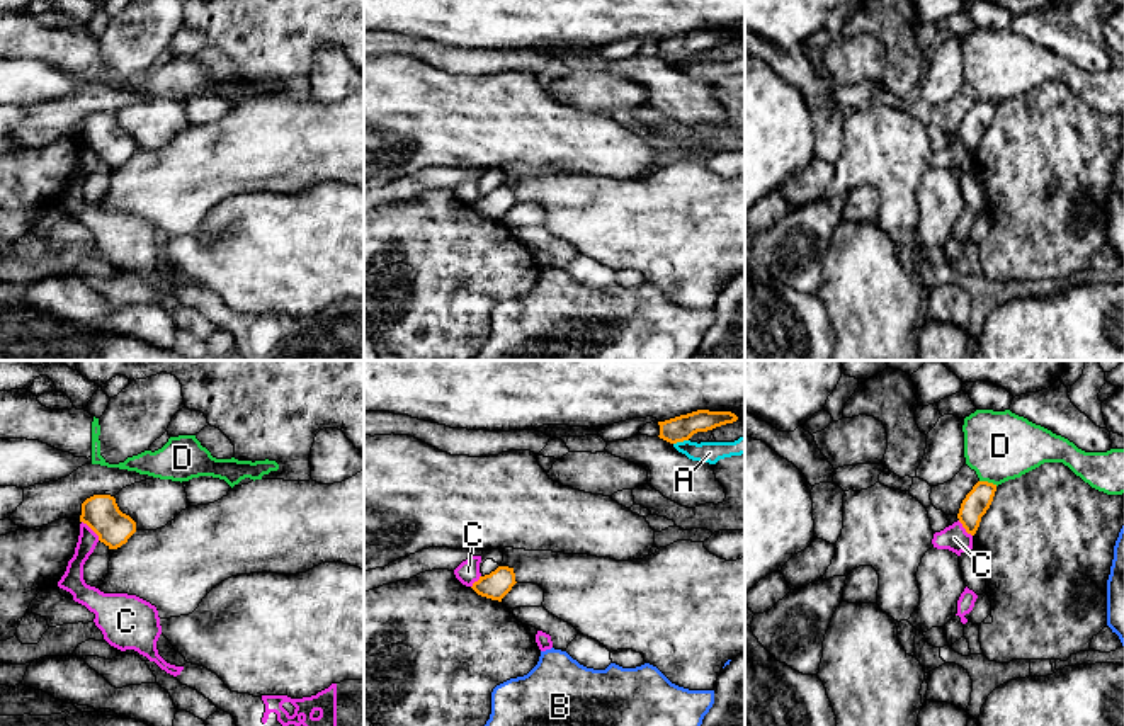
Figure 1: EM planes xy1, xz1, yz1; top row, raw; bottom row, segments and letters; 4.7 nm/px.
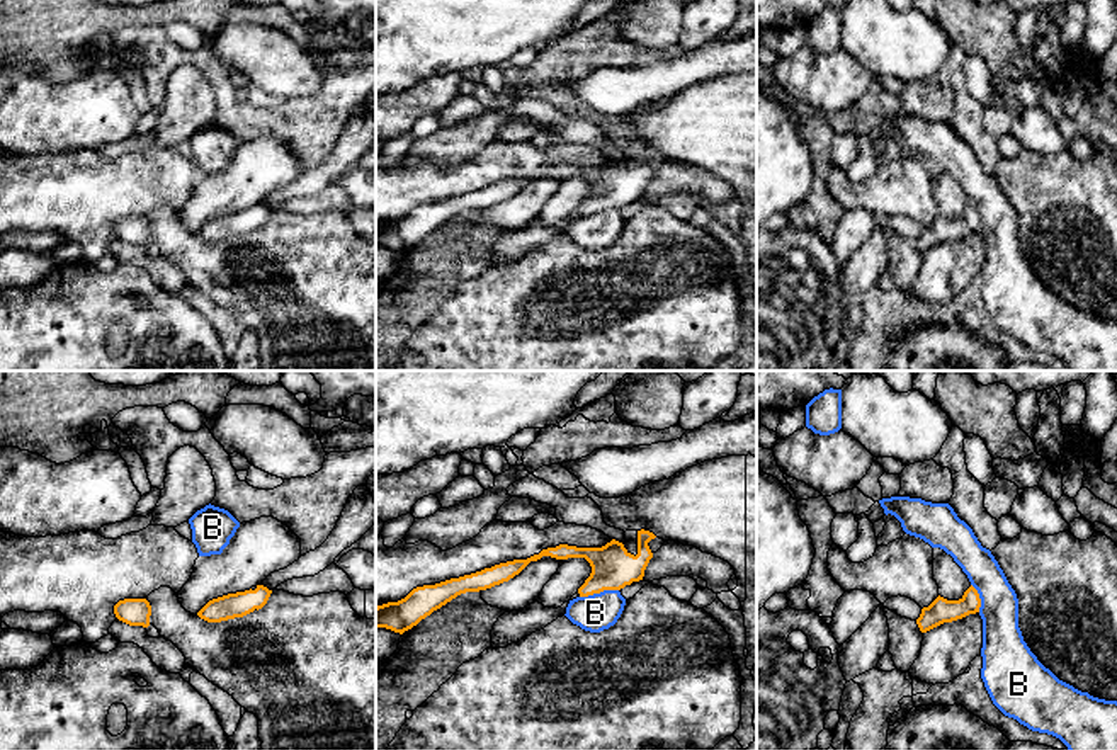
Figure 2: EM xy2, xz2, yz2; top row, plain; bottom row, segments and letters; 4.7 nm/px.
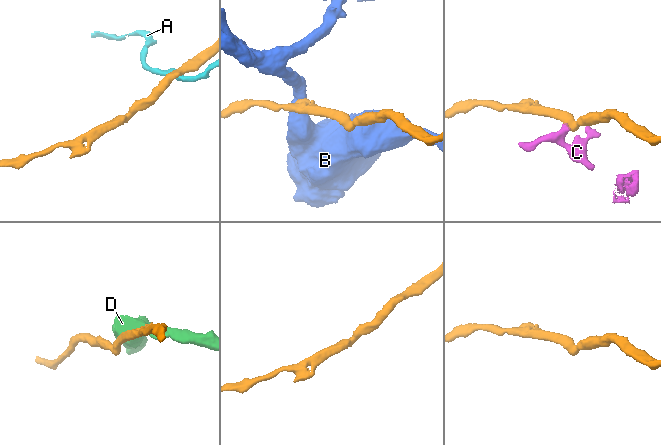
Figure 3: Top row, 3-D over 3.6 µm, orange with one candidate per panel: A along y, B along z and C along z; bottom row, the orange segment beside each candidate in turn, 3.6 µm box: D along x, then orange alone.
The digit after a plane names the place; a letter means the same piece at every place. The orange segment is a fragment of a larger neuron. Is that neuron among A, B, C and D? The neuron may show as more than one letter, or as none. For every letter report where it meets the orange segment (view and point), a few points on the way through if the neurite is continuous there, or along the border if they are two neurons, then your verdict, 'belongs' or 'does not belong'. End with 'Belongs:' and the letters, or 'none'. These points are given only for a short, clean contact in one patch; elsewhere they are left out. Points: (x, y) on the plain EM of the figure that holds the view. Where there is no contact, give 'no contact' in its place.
A: meets orange in xz1 at (681, 60); does not belong
B: meets orange in xz2 at (599, 211); does not belong
C: meets orange in xy1 at (92, 148); border along xy1 (82, 140), (99, 158); does not belong
D: meets orange in yz1 at (987, 101); border along yz1 (980, 99), (997, 104); does not belong
Belongs: none

